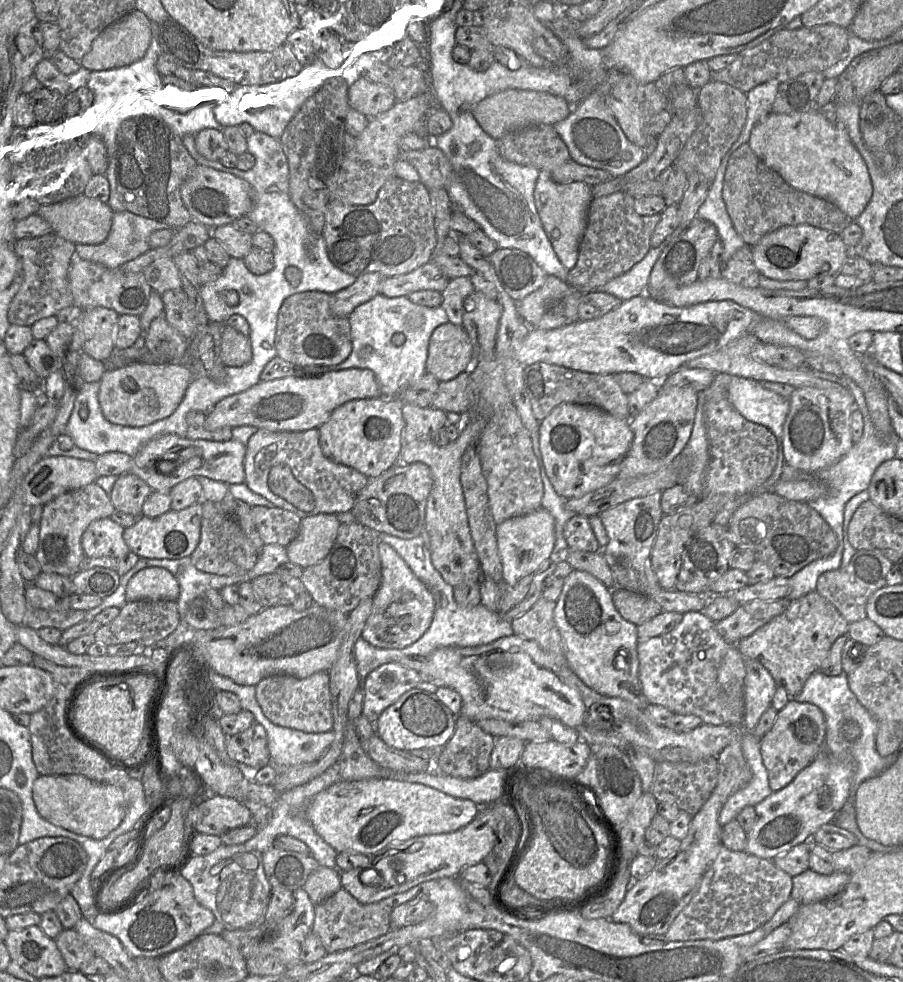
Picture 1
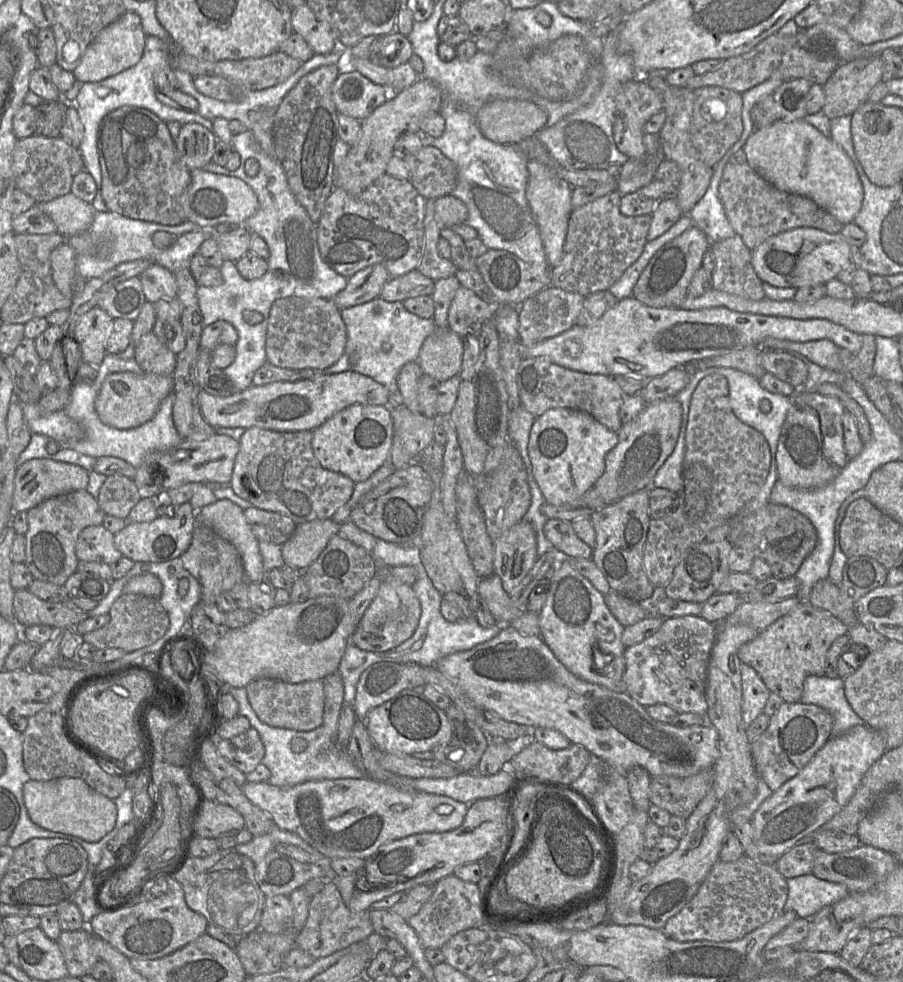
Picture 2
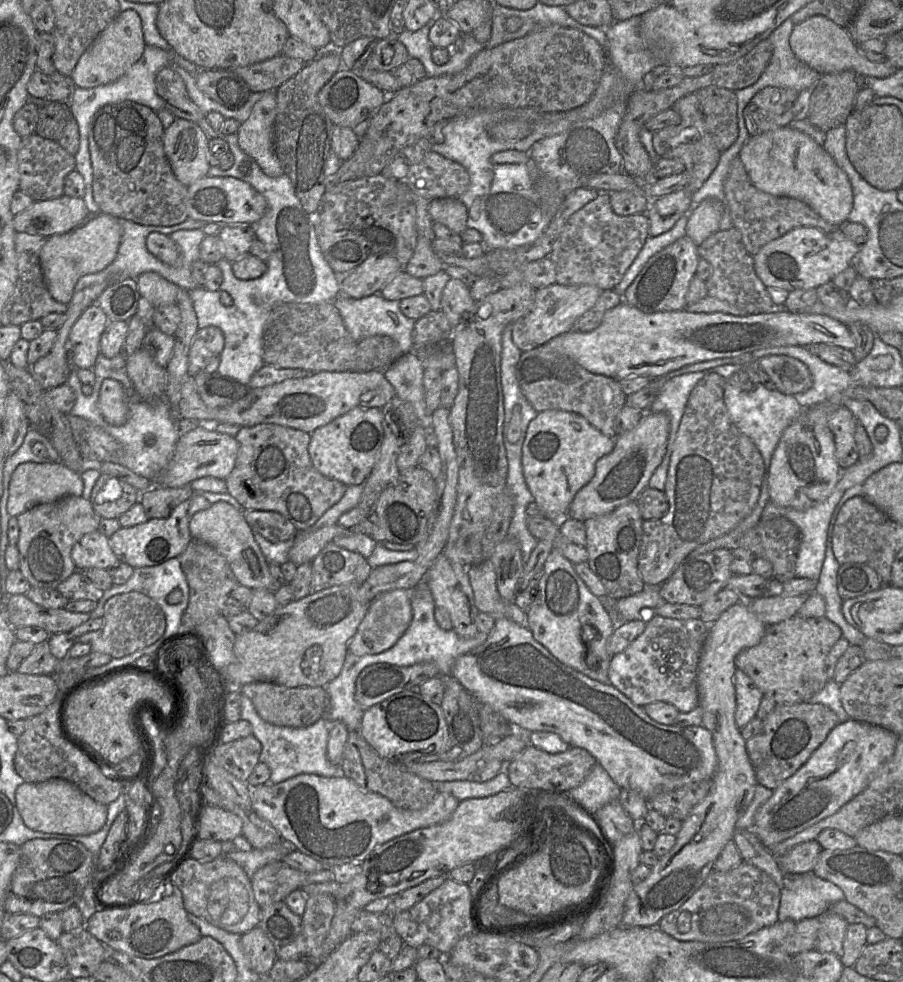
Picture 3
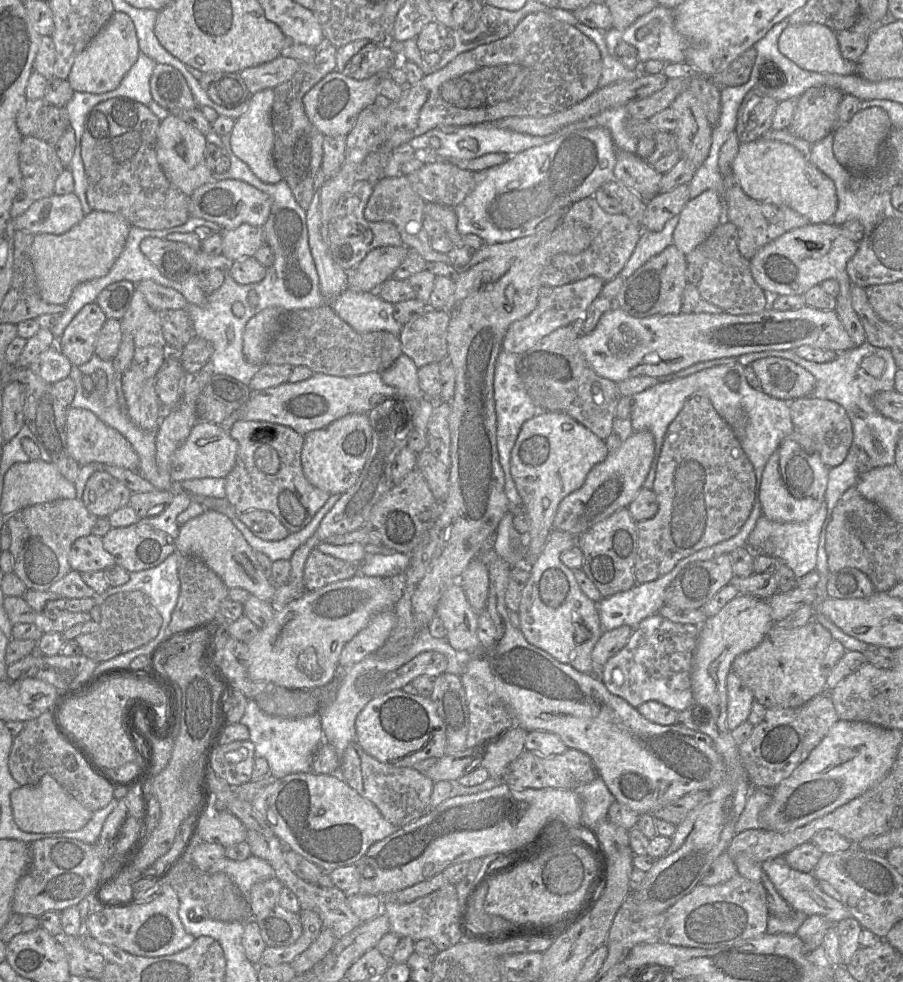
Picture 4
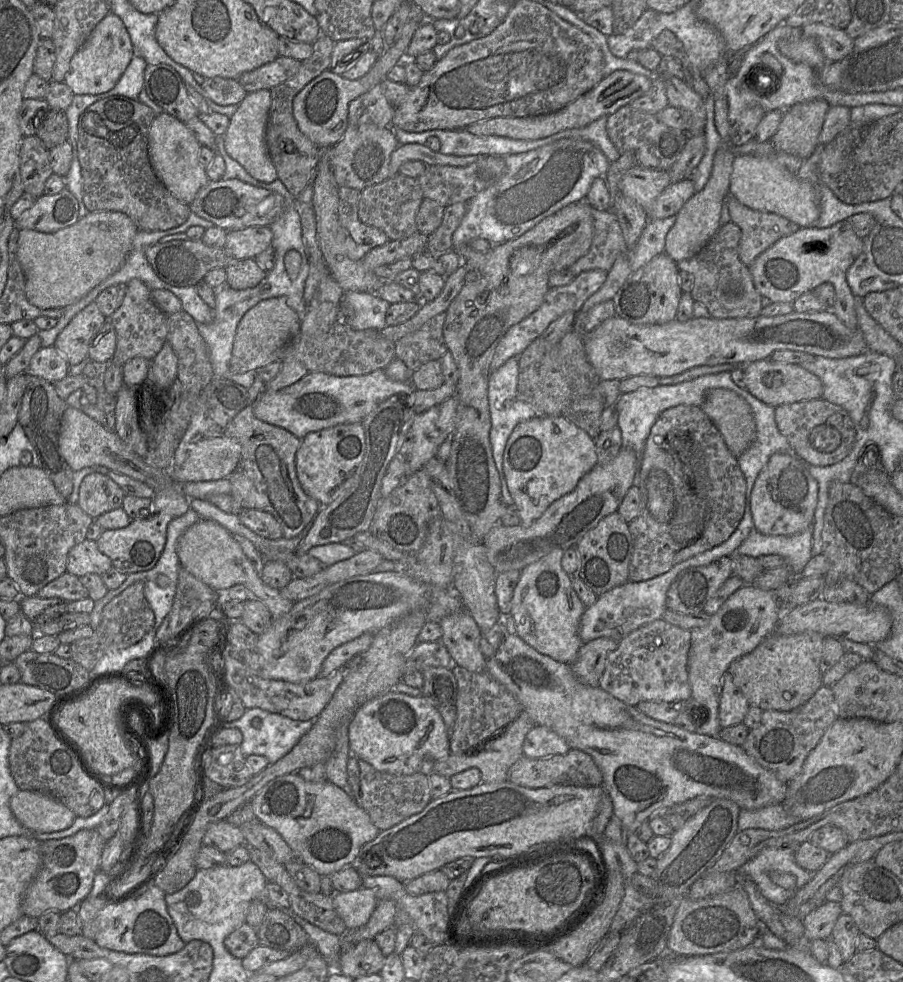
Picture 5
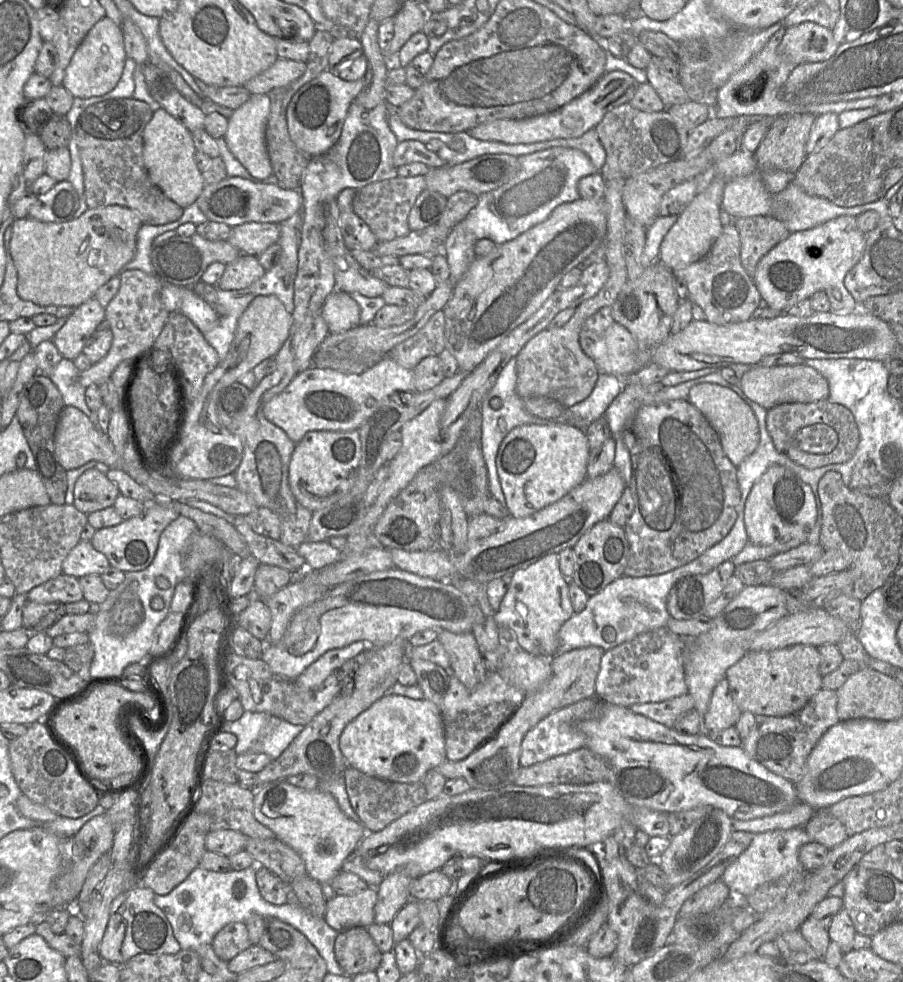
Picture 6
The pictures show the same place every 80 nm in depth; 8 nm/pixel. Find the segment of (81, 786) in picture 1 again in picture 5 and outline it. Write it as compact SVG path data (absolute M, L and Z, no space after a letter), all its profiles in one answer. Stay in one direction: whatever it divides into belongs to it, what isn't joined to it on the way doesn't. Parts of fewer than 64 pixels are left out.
M19 790L10 799L10 808L24 827L39 833L67 829L77 817L61 802L42 793L26 790Z

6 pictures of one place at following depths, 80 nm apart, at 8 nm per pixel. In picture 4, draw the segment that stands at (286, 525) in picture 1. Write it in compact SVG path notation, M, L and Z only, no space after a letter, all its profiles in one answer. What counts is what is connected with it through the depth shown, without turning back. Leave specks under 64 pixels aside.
M246 511L239 518L256 536L266 541L283 540L290 534L279 519L268 511Z

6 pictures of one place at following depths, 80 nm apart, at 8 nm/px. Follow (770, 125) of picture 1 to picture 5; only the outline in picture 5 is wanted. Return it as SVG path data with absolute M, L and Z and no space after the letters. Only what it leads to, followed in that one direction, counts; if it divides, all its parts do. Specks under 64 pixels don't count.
M739 155L732 164L729 195L753 210L778 214L799 227L814 227L820 216L815 186L798 179L774 157Z

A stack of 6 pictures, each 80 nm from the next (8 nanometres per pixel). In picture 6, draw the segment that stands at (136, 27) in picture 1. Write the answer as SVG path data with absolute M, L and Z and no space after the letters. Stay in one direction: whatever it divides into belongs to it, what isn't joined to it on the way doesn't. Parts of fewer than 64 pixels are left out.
M108 17L100 19L87 33L73 54L65 71L62 86L75 98L101 96L115 88L127 59L123 31Z

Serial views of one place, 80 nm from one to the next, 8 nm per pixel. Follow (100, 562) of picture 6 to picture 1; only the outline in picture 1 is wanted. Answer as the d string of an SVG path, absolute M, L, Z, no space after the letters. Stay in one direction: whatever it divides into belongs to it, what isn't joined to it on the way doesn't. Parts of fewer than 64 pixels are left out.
M110 517L89 524L81 538L84 555L89 558L110 557L120 559L129 553L123 539L125 528Z

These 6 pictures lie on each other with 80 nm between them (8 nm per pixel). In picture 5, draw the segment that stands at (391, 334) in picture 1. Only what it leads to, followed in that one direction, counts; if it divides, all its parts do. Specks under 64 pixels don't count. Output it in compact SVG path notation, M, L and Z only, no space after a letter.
M345 292L342 305L346 310L342 321L355 330L380 331L387 327L386 312L391 304L379 297L377 292Z

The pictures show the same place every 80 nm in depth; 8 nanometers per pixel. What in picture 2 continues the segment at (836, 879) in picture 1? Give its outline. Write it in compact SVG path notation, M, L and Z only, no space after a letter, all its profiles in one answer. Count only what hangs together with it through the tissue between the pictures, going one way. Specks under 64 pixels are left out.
M813 873L787 879L788 897L784 910L794 911L798 917L811 918L820 909L845 898L849 891L846 886L817 878Z

